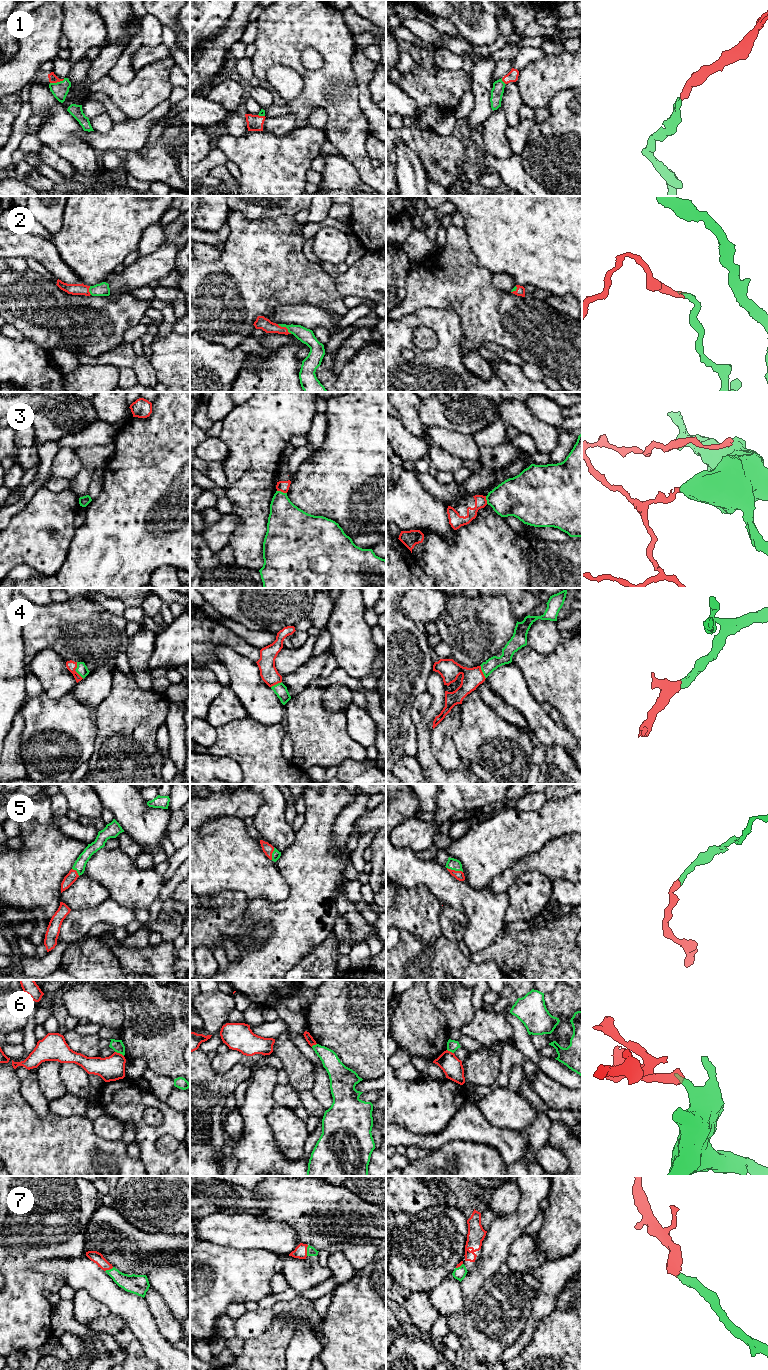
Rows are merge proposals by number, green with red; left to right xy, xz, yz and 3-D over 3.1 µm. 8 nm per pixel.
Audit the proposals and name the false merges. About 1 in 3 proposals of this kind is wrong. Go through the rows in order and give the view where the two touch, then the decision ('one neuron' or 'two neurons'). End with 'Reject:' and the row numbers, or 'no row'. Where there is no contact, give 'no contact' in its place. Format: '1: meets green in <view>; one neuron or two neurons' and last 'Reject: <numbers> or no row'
1: meets green in xy; one neuron
2: meets green in xz; one neuron
3: meets green in xz; two neurons
4: meets green in yz; one neuron
5: meets green in yz; one neuron
6: meets green in xy; two neurons
7: meets green in xz; one neuron
Reject: 3, 6

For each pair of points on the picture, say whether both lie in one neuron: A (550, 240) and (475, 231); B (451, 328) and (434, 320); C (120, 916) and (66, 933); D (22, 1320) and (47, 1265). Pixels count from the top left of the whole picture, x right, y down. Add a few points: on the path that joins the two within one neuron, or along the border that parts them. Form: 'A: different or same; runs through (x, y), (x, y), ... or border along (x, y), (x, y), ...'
A: same; runs through (531, 233), (529, 231), (494, 231)
B: same; runs through (447, 325), (438, 320)
C: same; runs through (107, 916), (92, 916), (79, 929)
D: different; border along (32, 1266), (36, 1271), (60, 1274), (65, 1283)

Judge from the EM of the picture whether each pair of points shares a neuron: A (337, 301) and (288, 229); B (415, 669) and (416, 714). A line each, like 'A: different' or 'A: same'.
A: same
B: different

